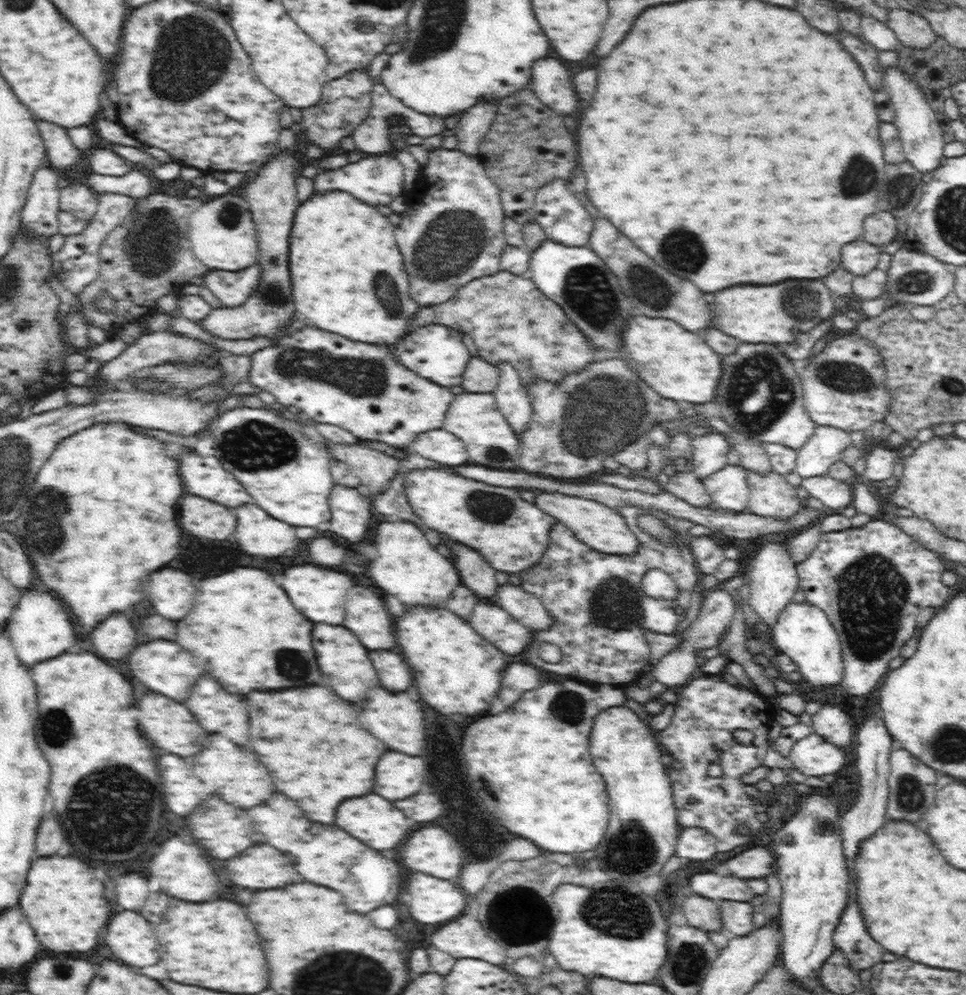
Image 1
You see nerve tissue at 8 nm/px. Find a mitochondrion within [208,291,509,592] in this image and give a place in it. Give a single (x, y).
(366, 378)

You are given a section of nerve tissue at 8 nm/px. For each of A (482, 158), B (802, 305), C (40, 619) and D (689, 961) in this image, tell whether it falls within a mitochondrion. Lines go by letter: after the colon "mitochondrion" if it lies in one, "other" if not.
A: other
B: mitochondrion
C: other
D: mitochondrion

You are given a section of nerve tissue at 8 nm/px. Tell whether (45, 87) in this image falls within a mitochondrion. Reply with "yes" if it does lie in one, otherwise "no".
no

